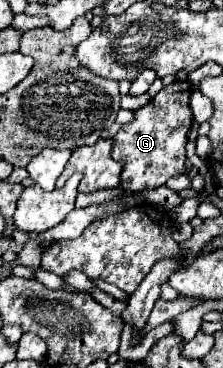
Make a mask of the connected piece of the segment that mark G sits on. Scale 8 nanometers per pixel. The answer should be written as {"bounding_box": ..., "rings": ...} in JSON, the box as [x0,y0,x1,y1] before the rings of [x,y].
{"bounding_box":[112,82,192,192],"rings":[[[174,82],[164,86],[154,100],[150,100],[144,108],[136,110],[136,120],[130,124],[122,124],[118,134],[114,136],[112,158],[124,162],[122,170],[122,190],[140,192],[146,188],[158,188],[166,184],[168,178],[180,176],[186,172],[186,138],[192,126],[190,112],[190,94],[192,86],[188,82]]]}

